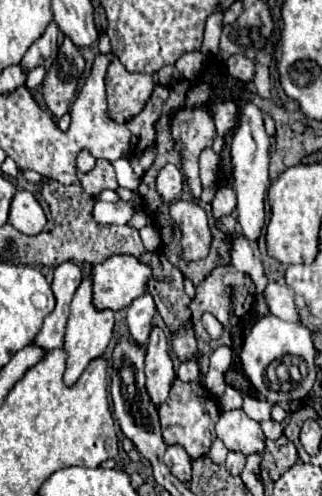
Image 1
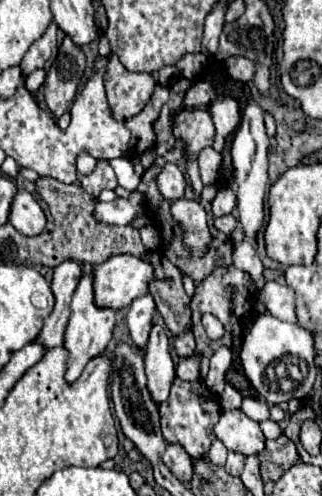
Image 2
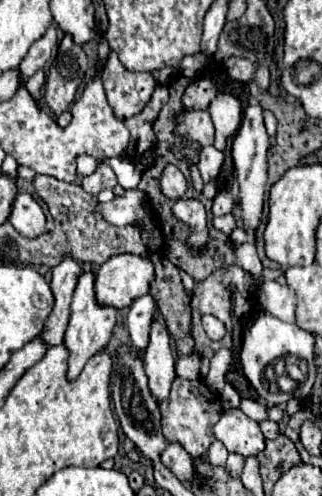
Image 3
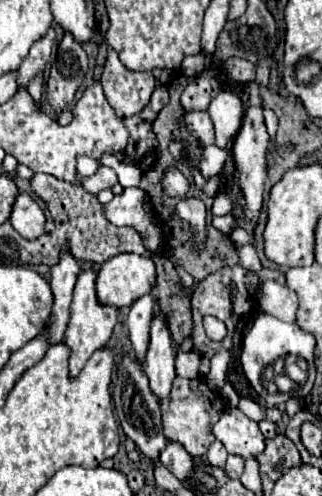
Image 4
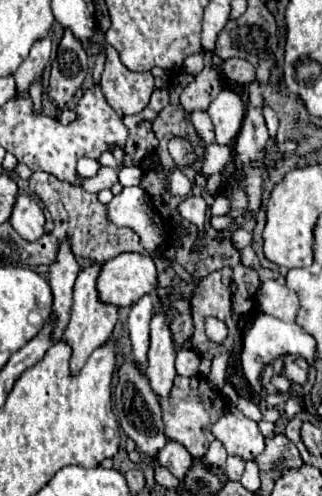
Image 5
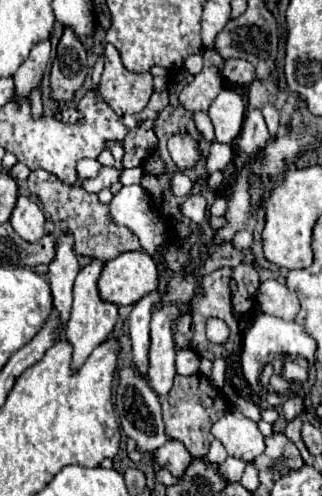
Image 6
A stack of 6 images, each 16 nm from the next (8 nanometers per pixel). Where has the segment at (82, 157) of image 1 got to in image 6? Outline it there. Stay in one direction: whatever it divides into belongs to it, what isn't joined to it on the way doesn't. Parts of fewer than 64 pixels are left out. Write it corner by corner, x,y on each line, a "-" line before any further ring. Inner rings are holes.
82,158
80,162
78,162
78,176
82,178
82,180
86,180
86,178
94,178
96,174
98,174
98,170
100,170
102,166
100,166
100,162
98,160
92,160
92,158

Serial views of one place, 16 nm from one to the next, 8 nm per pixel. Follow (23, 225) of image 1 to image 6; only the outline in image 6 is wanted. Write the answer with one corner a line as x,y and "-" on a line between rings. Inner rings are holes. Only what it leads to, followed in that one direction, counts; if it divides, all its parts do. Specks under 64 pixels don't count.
18,196
10,224
28,242
36,242
44,236
44,214
40,206
28,196

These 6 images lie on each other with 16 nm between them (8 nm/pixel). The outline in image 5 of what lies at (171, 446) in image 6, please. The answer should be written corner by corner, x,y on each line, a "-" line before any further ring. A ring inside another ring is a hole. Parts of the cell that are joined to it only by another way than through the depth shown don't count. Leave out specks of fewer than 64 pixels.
166,442
166,446
158,452
158,462
166,466
178,480
184,480
194,464
194,458
180,442

